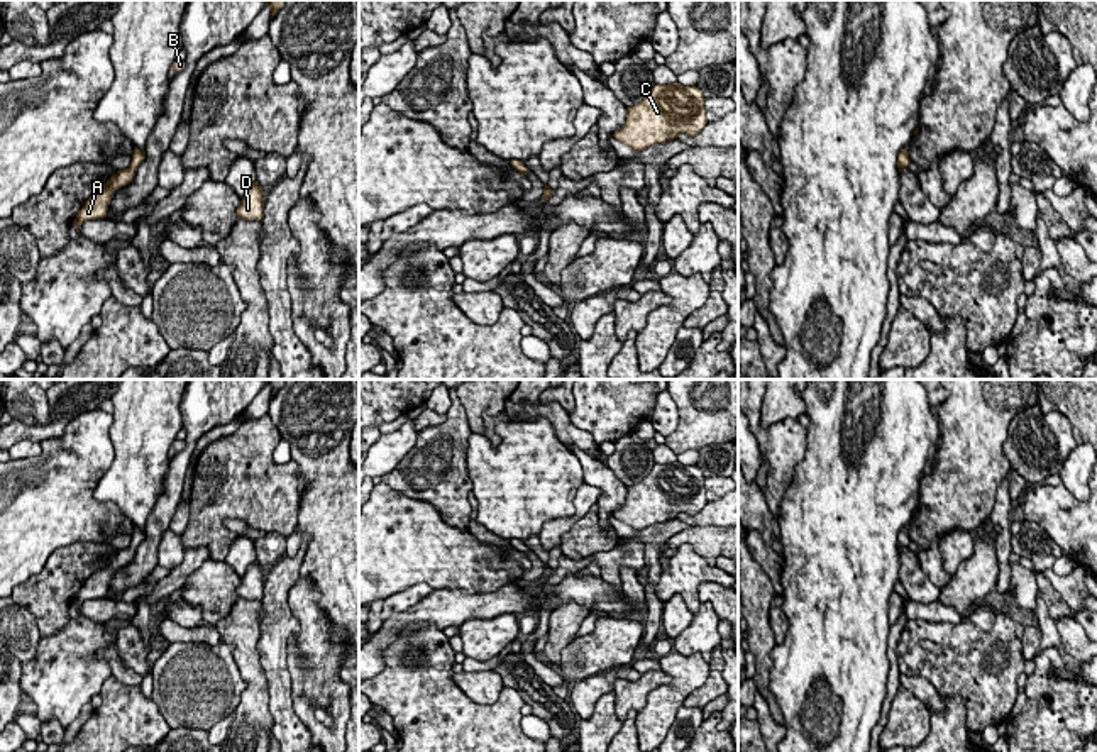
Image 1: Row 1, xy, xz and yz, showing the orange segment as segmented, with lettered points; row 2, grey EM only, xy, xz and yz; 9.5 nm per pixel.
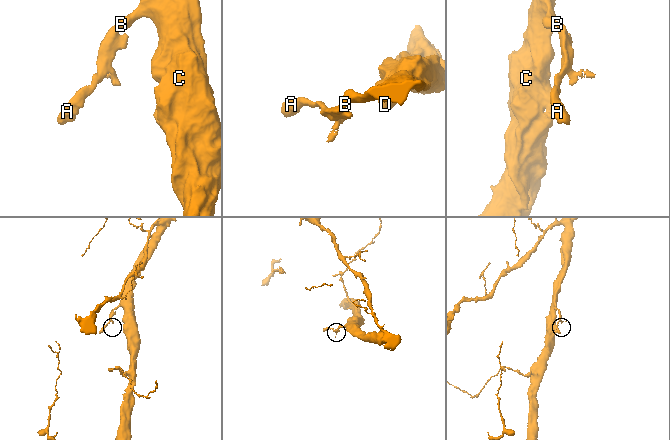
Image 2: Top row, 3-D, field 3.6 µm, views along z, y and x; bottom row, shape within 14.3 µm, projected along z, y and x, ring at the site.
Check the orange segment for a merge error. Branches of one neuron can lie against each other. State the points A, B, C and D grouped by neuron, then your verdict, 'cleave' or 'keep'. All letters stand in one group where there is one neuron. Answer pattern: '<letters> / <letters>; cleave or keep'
A / B C D; cleave

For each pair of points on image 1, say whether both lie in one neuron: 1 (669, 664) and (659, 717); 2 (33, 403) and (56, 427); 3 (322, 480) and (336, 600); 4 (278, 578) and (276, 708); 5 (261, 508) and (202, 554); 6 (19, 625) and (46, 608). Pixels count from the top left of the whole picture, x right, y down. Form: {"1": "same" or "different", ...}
{"1": "same", "2": "different", "3": "same", "4": "same", "5": "different", "6": "different"}

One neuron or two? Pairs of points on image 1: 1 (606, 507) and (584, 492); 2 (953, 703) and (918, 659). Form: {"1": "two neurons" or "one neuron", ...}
{"1": "two neurons", "2": "two neurons"}

